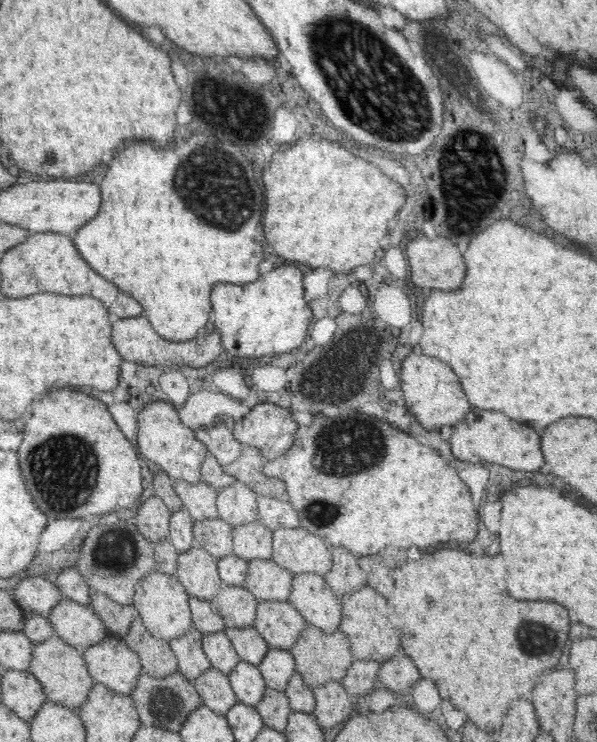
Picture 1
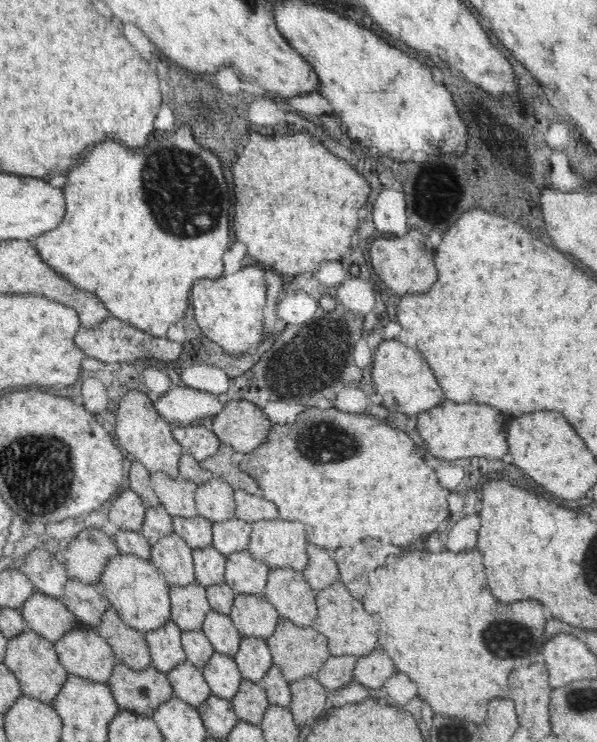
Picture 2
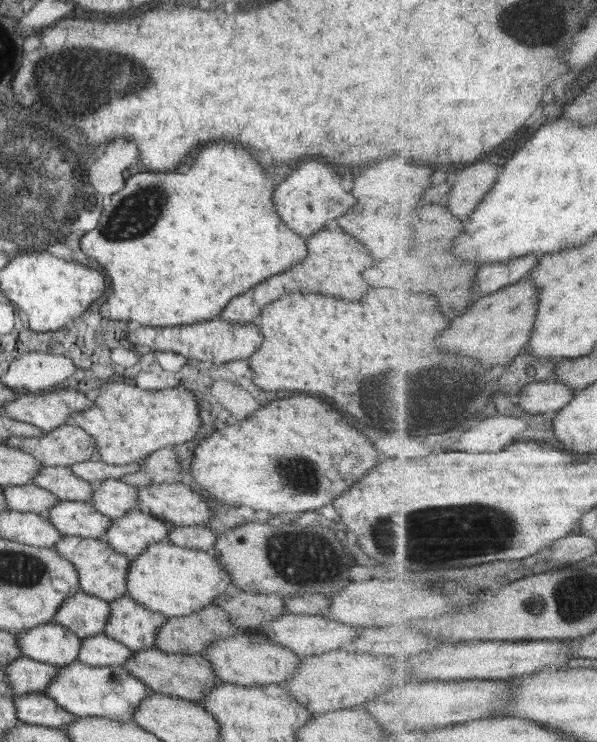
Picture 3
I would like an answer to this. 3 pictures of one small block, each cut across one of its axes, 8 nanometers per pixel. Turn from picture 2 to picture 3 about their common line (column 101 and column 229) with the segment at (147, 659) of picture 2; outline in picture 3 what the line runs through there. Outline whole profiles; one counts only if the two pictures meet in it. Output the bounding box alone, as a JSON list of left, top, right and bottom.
[154,605,244,655]

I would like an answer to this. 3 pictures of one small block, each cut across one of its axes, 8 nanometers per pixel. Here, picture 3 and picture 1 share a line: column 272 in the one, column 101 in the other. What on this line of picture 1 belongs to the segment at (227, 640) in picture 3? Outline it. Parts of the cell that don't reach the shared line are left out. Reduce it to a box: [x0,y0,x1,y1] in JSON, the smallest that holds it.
[83,637,144,695]

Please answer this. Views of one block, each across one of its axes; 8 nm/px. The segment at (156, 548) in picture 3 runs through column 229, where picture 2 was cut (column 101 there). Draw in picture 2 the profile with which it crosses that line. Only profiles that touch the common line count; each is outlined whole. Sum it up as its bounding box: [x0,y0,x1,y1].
[98,553,171,631]

